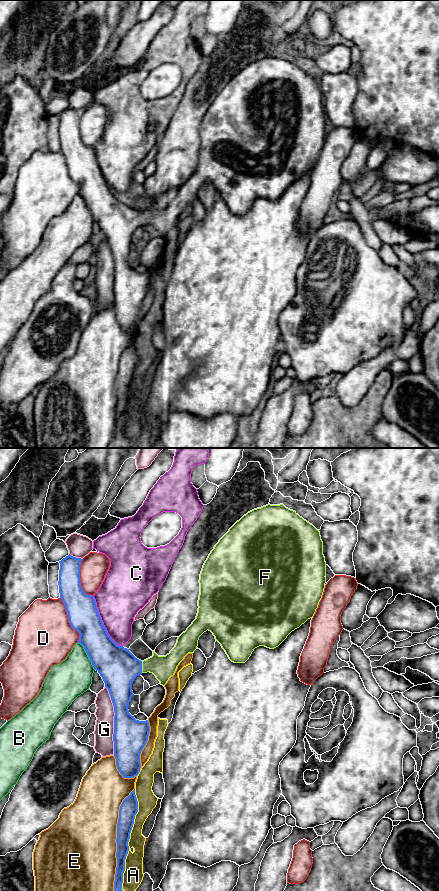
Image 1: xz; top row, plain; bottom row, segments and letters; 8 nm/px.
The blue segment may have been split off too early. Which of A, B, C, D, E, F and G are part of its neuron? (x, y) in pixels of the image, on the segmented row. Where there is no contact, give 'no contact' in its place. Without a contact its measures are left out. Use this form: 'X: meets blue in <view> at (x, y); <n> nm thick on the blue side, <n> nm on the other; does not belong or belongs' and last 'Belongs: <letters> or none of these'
A: meets blue in xz at (129, 838); 140 nm thick on the blue side, 140 nm on the other; does not belong
B: meets blue in xz at (88, 656); 320 nm thick on the blue side, 300 nm on the other; does not belong
C: meets blue in xz at (102, 623); 240 nm thick on the blue side, 360 nm on the other; does not belong
D: meets blue in xz at (69, 620); 240 nm thick on the blue side, 460 nm on the other; does not belong
E: meets blue in xz at (116, 839); 140 nm thick on the blue side, 500 nm on the other; does not belong
F: meets blue in xz at (141, 667); 320 nm thick on the blue side, 190 nm on the other; belongs
G: meets blue in xz at (114, 720); 280 nm thick on the blue side, 160 nm on the other; does not belong
Belongs: F

